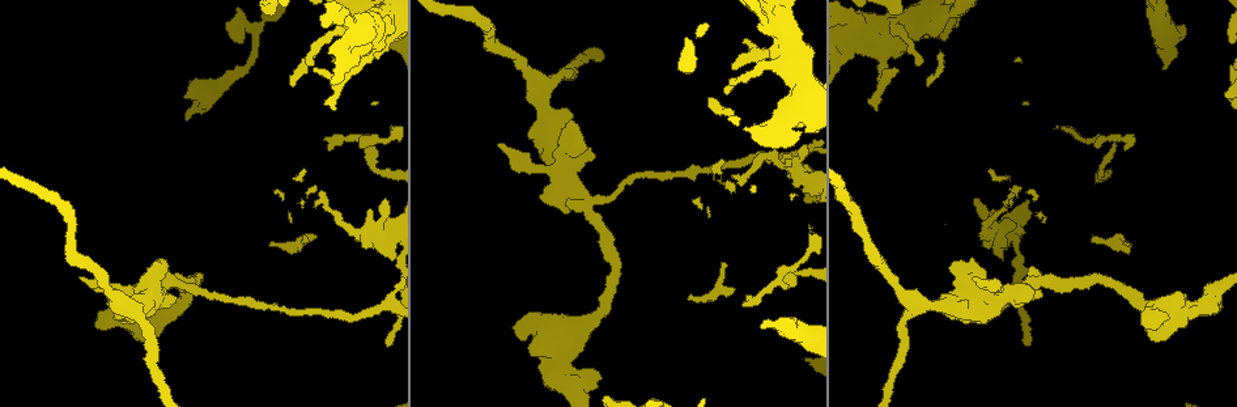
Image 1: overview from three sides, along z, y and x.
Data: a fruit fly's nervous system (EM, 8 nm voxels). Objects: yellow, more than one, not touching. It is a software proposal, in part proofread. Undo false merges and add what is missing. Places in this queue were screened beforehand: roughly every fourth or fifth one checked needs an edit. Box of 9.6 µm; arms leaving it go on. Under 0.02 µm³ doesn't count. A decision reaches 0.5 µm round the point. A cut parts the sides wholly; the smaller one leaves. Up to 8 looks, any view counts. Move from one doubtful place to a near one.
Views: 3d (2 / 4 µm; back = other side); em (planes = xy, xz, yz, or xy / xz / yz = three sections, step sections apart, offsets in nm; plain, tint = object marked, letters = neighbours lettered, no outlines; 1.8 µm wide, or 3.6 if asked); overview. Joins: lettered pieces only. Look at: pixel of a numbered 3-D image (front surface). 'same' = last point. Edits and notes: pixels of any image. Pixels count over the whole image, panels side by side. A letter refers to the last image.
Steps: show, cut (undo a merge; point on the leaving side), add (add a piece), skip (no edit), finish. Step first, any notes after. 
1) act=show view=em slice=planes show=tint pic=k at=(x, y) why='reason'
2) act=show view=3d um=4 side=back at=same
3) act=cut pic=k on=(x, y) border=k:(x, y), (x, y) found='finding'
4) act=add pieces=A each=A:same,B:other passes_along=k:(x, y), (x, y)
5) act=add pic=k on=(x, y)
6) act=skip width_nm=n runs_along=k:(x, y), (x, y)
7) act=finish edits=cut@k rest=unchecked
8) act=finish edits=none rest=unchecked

act=show view=em slice=planes show=plain pic=1 at=(1031, 342) why='free end'

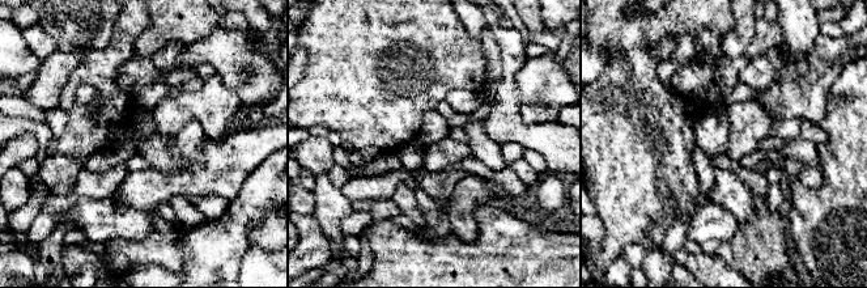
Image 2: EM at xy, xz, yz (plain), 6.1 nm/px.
act=show view=em slice=planes show=letters at=same why='see the neighbours'

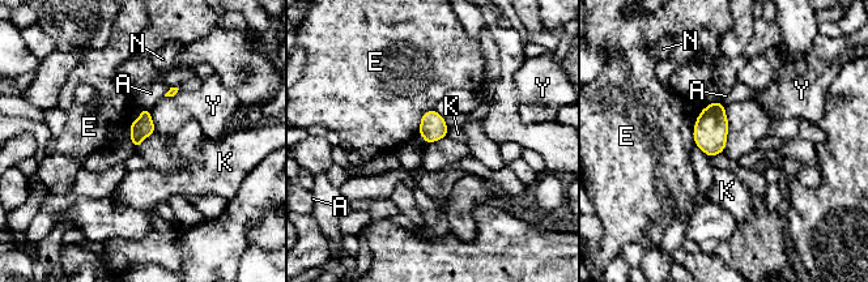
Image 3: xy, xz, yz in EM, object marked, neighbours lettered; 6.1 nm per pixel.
act=skip longest_contact=E:180nm each=A:other,E:other,K:other,N:other,Y:other border=3:(449, 129), (446, 135) found='no lettered piece goes on from it'

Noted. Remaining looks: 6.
act=show view=3d um=2 pic=1 at=(748, 300) why='thin end'

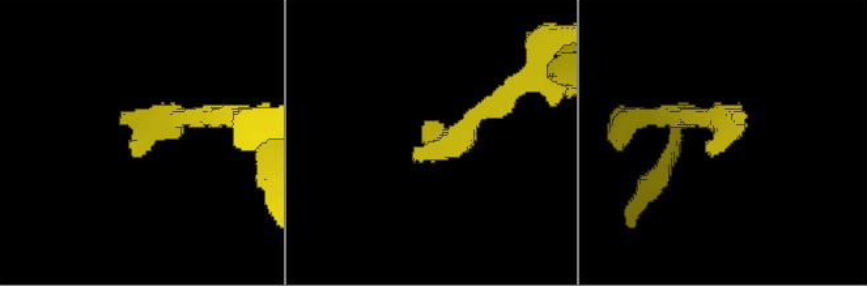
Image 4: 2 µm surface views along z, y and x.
act=show view=em slice=planes show=letters pic=4 at=(132, 156)

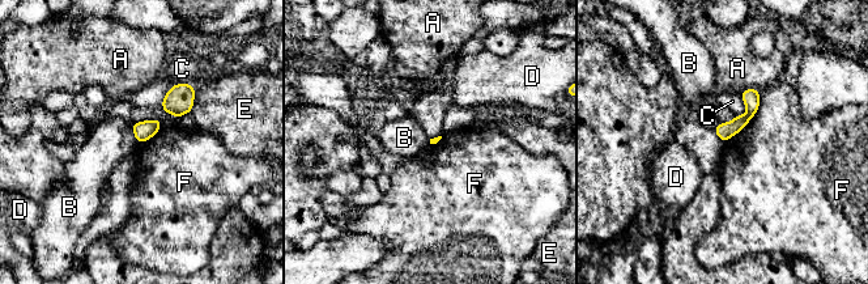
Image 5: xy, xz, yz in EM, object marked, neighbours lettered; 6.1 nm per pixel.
act=skip each=A:other,B:other,C:other,D:other,E:other,F:other runs_along=5:(756, 93), (751, 111), (723, 136) found='none of them fits'

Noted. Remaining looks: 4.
act=show view=3d um=2 pic=1 at=(325, 103) why='an open end'

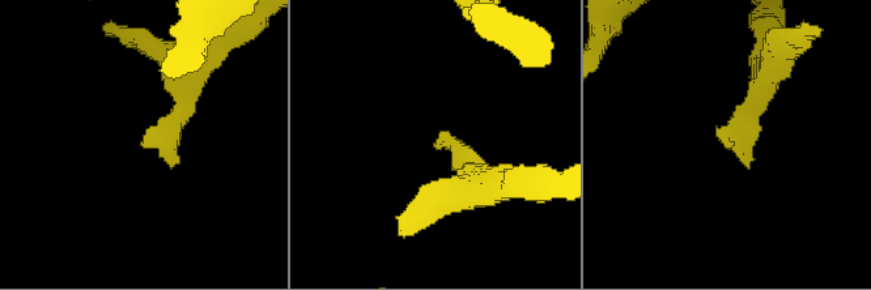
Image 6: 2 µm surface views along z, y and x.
act=show view=em slice=planes show=tint pic=6 at=(434, 147)

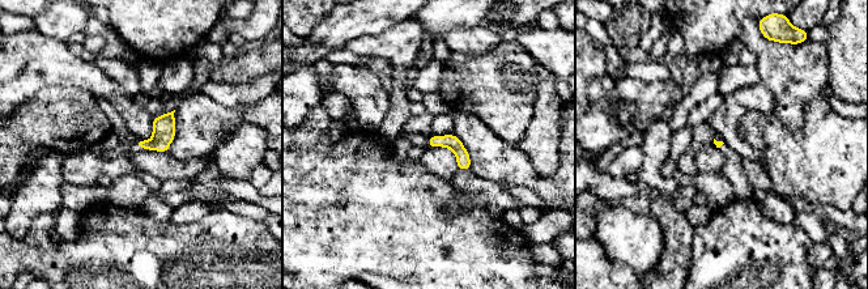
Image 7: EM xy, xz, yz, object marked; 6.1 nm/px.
act=show view=em slice=planes show=letters at=same

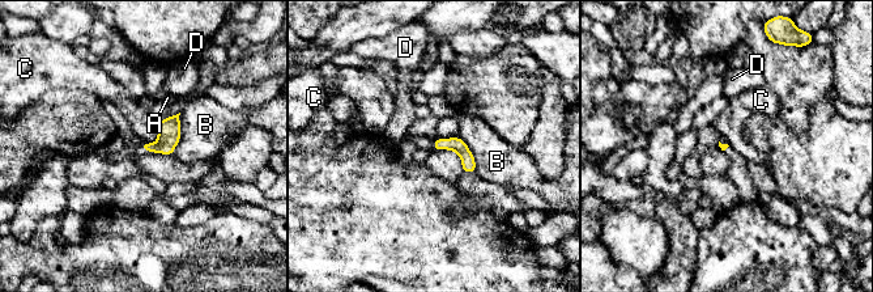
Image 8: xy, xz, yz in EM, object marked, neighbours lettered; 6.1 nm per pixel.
act=skip each=A:other,B:other,C:other,D:other border=8:(181, 113), (179, 142), (173, 155) found='none of them fits'

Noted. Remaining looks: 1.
act=finish edits=none rest=unchecked

